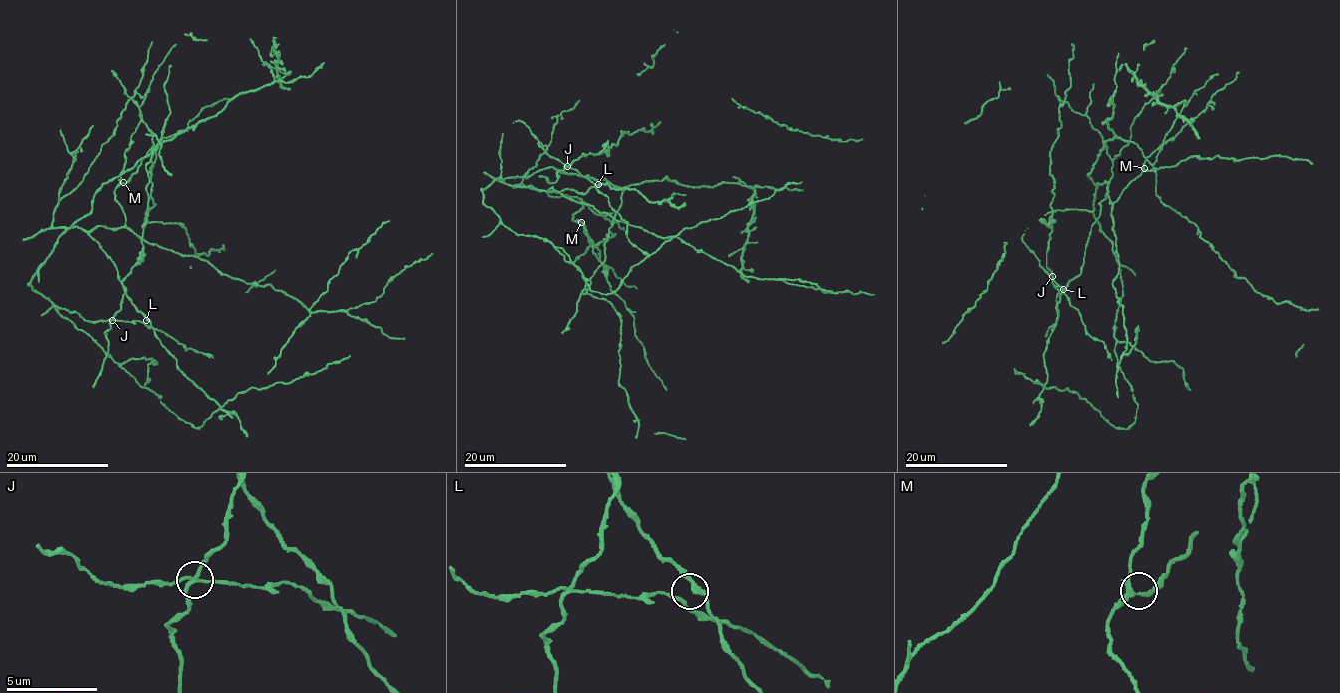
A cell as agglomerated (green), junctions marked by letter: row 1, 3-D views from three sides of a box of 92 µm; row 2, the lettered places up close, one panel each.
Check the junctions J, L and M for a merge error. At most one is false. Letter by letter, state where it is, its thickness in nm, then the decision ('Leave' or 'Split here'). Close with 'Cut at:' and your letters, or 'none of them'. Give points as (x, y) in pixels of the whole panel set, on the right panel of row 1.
J: Place: (1052, 276). Thickness 180 nm. Split here
L: Place: (1063, 289). Thickness 220 nm. Leave
M: Place: (1144, 168). Thickness 190 nm. Leave
Cut at: J

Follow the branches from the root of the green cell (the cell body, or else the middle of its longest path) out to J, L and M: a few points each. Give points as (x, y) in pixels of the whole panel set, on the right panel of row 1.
J: (1102, 232), (1093, 210), (1098, 185), (1107, 188), (1085, 247), (1082, 271), (1063, 291), (1053, 276)
L: (1102, 232), (1093, 210), (1098, 185), (1107, 188), (1085, 247), (1082, 271), (1063, 289)
M: (1102, 232), (1093, 210), (1096, 187), (1107, 186), (1106, 197), (1107, 194), (1112, 204), (1144, 168)

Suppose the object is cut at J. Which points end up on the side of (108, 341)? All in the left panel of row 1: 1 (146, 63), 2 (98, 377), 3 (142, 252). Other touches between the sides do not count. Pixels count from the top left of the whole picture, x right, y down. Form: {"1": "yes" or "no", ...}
{"1": "no", "2": "yes", "3": "yes"}

